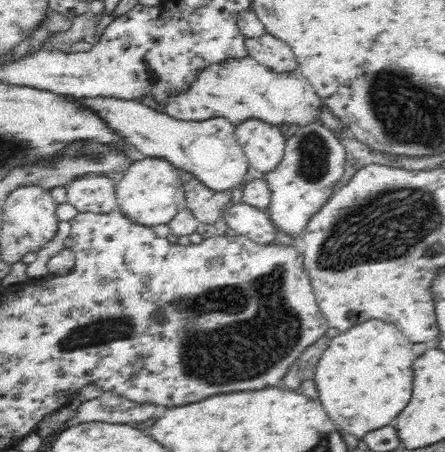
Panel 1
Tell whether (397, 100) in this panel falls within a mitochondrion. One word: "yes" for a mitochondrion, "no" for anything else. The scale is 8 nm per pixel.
yes

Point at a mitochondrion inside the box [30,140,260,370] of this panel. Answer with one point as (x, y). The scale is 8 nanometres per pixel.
(109, 328)

